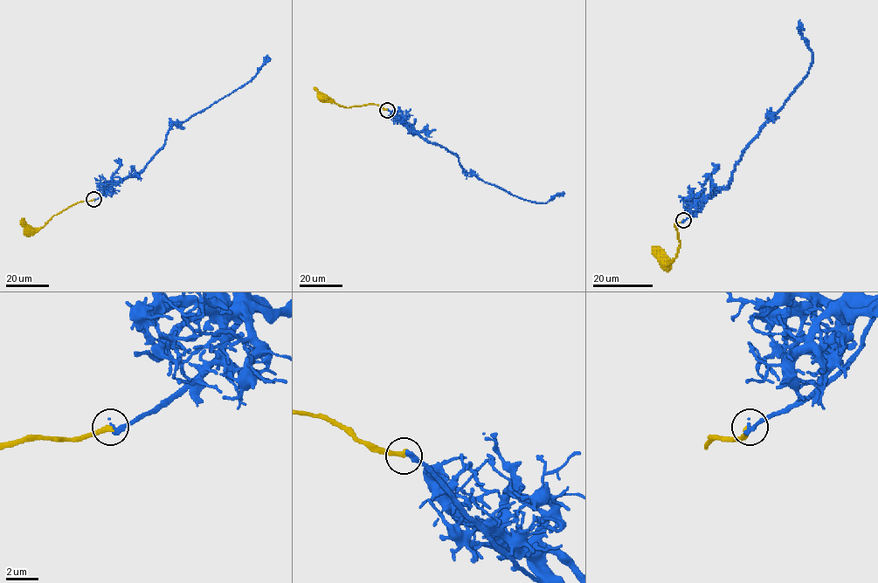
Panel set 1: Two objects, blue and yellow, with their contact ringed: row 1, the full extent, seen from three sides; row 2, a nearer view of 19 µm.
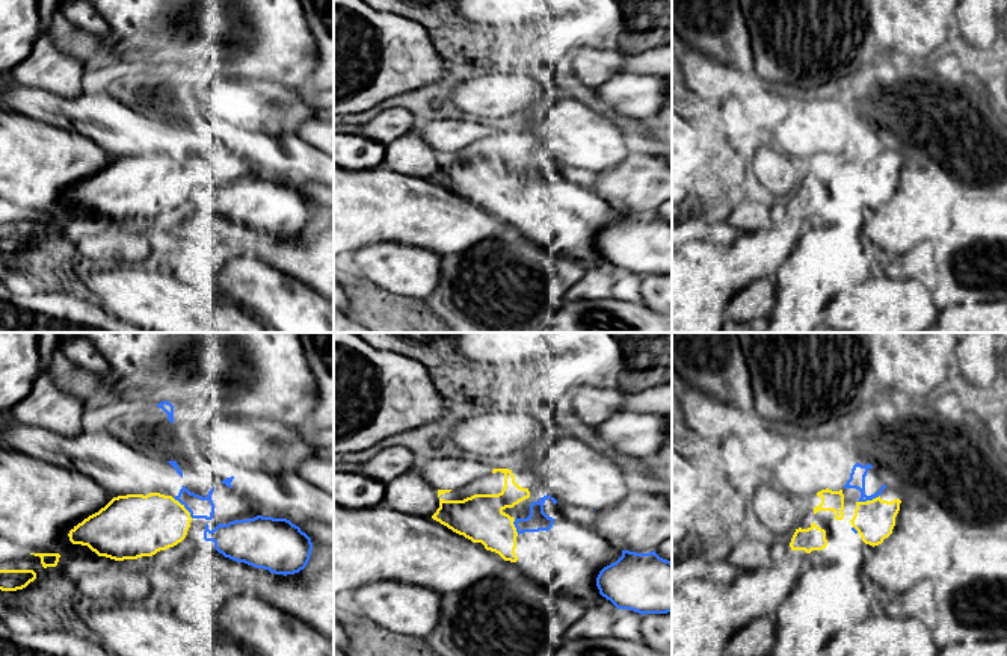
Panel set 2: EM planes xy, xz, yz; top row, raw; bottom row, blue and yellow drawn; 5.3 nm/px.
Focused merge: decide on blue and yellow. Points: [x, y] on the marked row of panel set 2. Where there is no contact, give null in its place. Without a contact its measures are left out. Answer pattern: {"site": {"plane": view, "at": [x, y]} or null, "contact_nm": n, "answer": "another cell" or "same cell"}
{"site": {"plane": "xy", "at": [184, 507]}, "contact_nm": 160, "answer": "another cell"}

